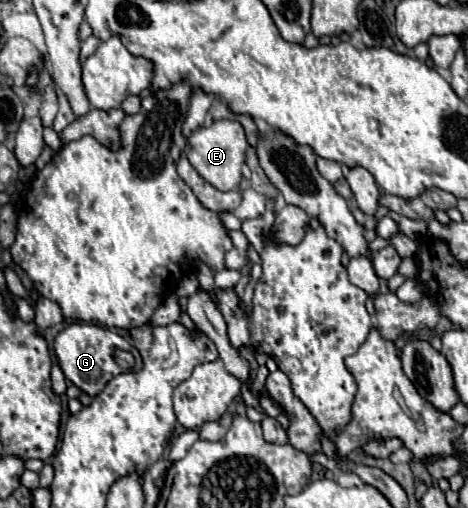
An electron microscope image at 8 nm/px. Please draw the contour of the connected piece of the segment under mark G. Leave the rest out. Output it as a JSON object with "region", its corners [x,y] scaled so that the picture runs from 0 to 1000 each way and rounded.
{"region":[[[175,634],[145,638],[115,669],[115,693],[124,701],[124,717],[137,732],[137,740],[154,756],[162,756],[171,768],[188,772],[192,780],[205,780],[226,760],[231,748],[239,748],[248,736],[265,732],[265,724],[252,717],[248,689],[269,689],[286,701],[286,709],[291,709],[282,720],[286,732],[295,732],[303,724],[303,709],[299,709],[295,689],[256,657],[235,654],[231,646],[218,646],[209,638],[175,638]]]}

